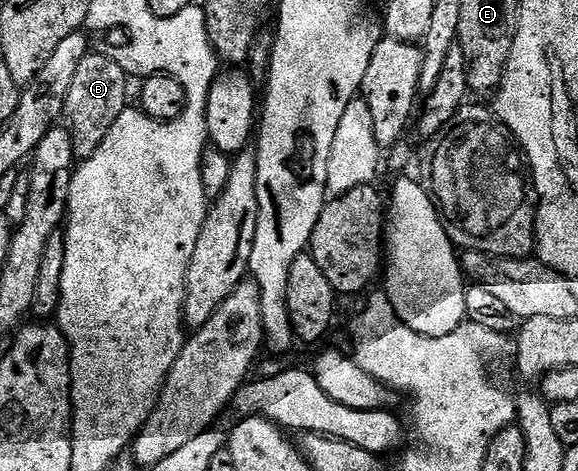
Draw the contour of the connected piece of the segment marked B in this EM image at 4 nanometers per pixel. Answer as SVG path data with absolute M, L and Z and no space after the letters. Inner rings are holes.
M90 52L84 57L82 64L78 64L78 72L74 75L74 81L70 83L70 93L66 96L63 121L70 132L77 160L94 156L102 140L106 140L106 132L114 128L114 120L126 113L127 106L124 105L128 102L129 75L124 73L115 57L104 54Z

